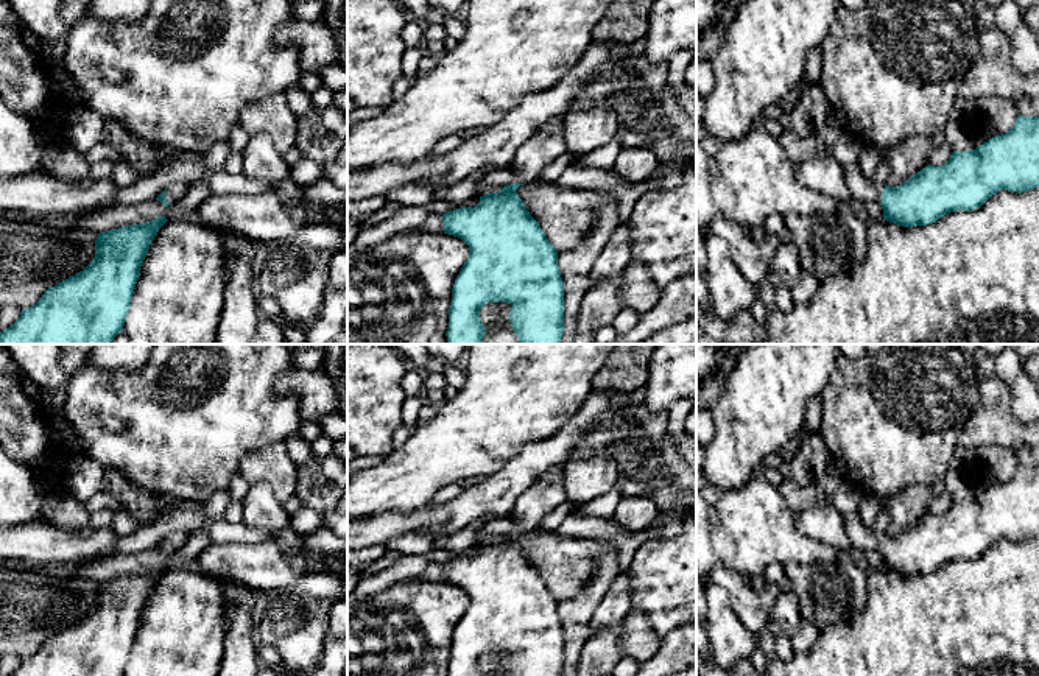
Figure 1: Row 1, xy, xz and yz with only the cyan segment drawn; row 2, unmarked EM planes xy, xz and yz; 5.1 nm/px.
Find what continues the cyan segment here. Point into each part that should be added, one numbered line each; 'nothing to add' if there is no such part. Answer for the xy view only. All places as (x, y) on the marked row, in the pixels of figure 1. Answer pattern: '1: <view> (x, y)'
1: xy (176, 190)

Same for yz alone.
1: yz (824, 175)

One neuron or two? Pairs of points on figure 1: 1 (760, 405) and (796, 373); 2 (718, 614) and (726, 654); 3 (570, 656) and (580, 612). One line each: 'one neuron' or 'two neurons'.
1: one neuron
2: one neuron
3: one neuron

